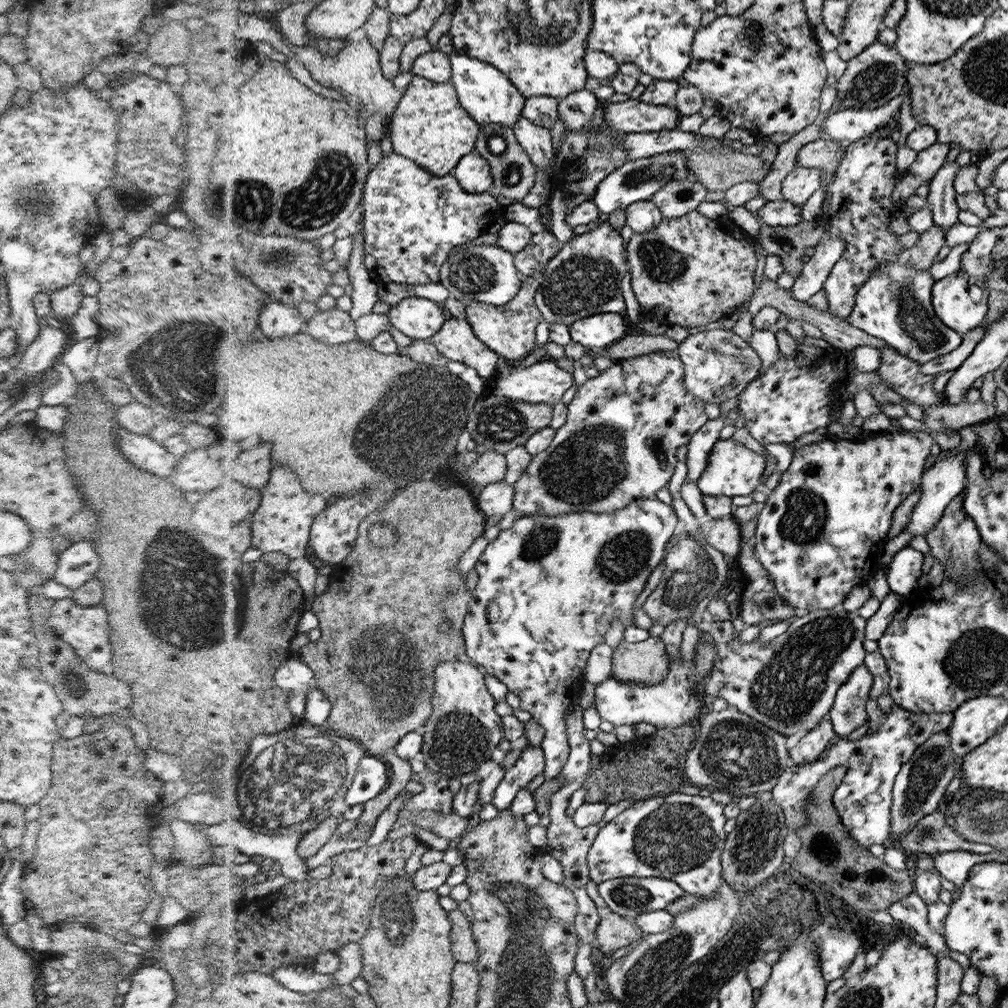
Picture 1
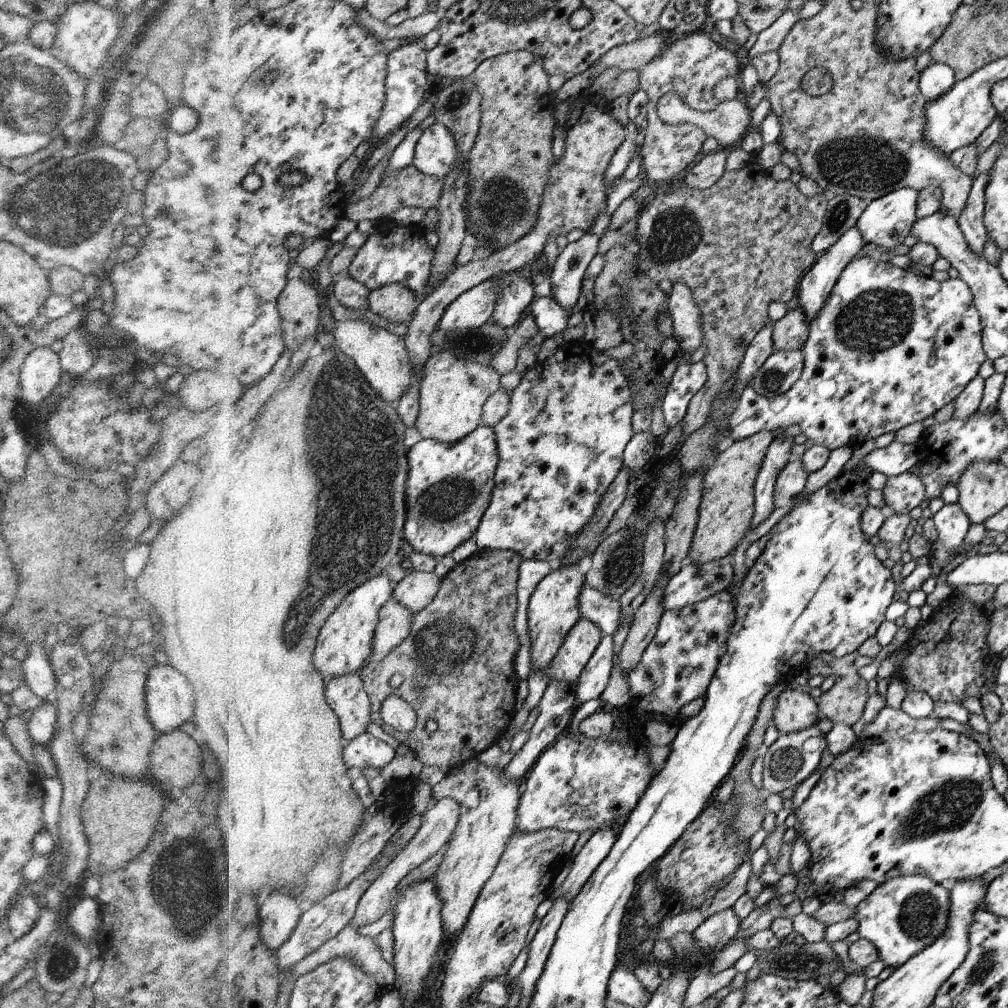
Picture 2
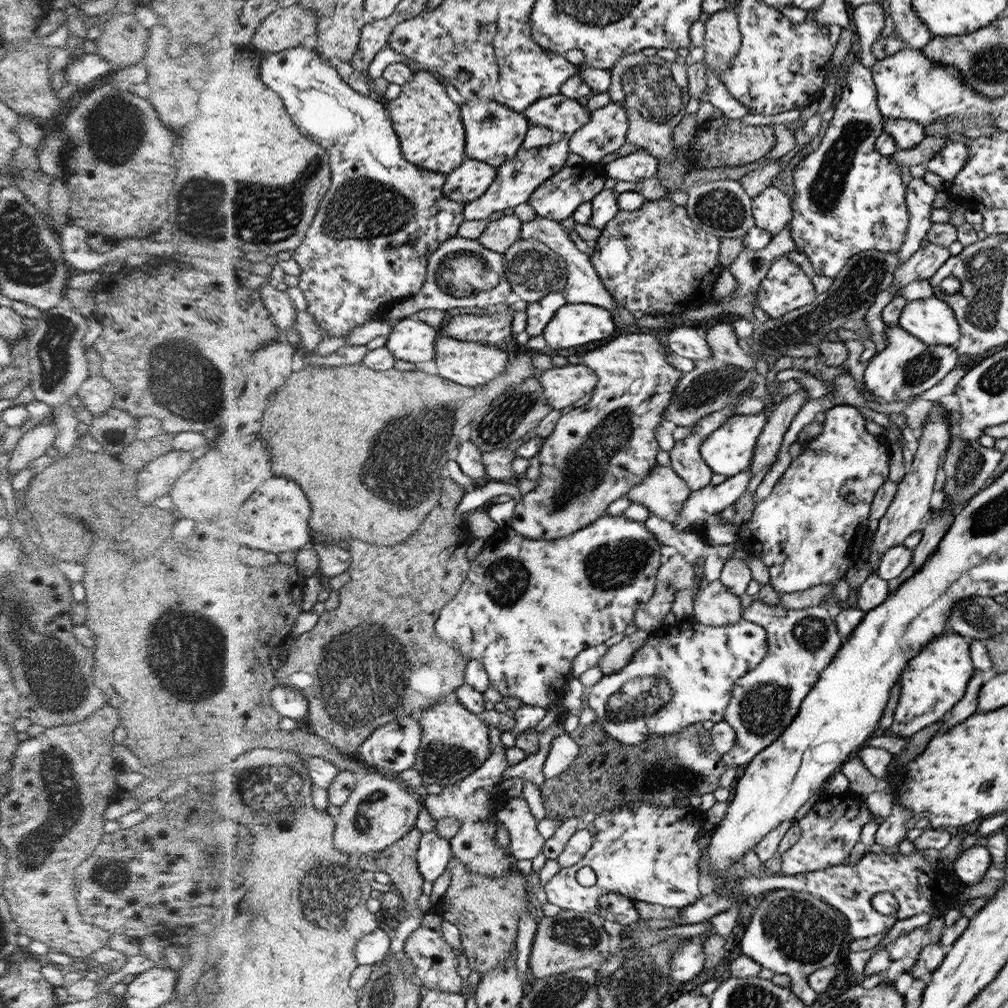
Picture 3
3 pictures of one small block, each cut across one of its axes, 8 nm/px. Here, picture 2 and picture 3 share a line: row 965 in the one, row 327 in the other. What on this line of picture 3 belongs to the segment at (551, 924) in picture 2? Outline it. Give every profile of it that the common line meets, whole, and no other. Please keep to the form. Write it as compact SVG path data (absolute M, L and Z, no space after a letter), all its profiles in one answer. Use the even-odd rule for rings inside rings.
M560 291L544 296L538 302L528 303L526 307L527 323L525 331L531 337L542 335L546 324L552 320L554 314L566 303L566 297Z

